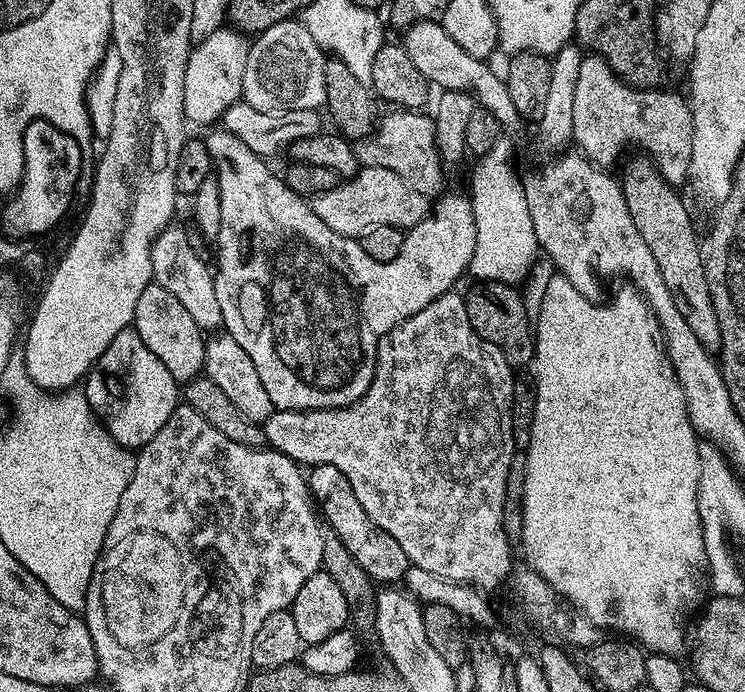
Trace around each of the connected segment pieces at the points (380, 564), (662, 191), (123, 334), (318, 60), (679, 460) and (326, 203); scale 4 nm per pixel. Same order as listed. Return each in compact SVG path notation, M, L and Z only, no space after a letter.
M318 464L307 473L306 479L310 496L327 531L334 533L342 542L342 546L346 546L350 558L354 558L354 562L362 566L368 579L380 586L399 585L410 567L406 550L402 550L402 546L398 546L398 542L390 538L390 534L386 534L386 530L382 530L382 526L378 526L374 518L366 514L366 510L362 510L362 502L358 502L354 490L350 490L346 474L342 474L338 466Z
M636 154L633 160L627 160L623 161L624 169L618 172L618 179L626 198L626 207L630 209L630 218L634 218L638 234L642 234L646 246L650 246L650 254L654 254L654 262L658 262L658 270L662 270L662 279L670 290L670 298L674 298L674 306L678 306L686 326L690 326L694 338L702 342L706 351L719 353L722 334L718 314L710 298L710 286L706 282L702 240L700 244L696 228L692 225L692 216L683 198L676 193L679 191L662 178L654 161L644 154Z
M135 327L124 328L106 346L82 384L82 394L88 400L95 419L112 435L116 443L129 450L139 450L166 426L166 418L178 403L178 381L158 362L154 352L142 342Z
M299 19L283 20L270 26L251 41L242 74L243 103L263 112L323 109L325 59L324 49L310 38L310 30L306 30Z
M554 275L550 278L550 286L546 286L546 294L542 298L542 306L538 318L534 322L534 339L536 341L536 355L534 357L534 369L536 368L536 376L534 375L534 383L536 385L536 405L534 406L534 422L530 430L530 442L526 449L528 461L524 464L524 498L522 498L524 517L522 518L522 530L518 537L518 544L524 547L524 556L527 567L539 574L542 579L556 591L556 595L562 600L567 600L574 608L578 608L582 614L586 614L586 618L590 618L590 622L594 622L599 628L607 630L612 634L623 634L625 637L631 638L635 643L643 646L649 653L657 652L658 654L666 654L667 656L679 657L680 651L685 651L686 636L684 640L684 631L689 631L690 621L701 611L702 605L705 603L706 595L709 591L709 571L707 562L706 546L703 542L702 522L699 518L698 510L698 478L700 477L700 463L698 462L698 450L696 445L698 437L694 426L688 417L686 410L686 402L682 394L682 386L676 381L672 375L672 363L668 361L668 354L664 350L664 341L660 335L660 324L656 320L656 315L653 314L652 308L648 305L644 294L631 286L620 288L612 296L612 301L609 304L605 302L597 302L587 300L582 294L578 294L578 290L574 290L574 286L570 286L570 282L562 275Z
M361 167L355 176L345 179L334 190L311 201L314 214L343 236L359 237L365 228L390 226L407 230L423 220L430 211L429 197L418 194L409 184L404 184L398 174L381 168Z

